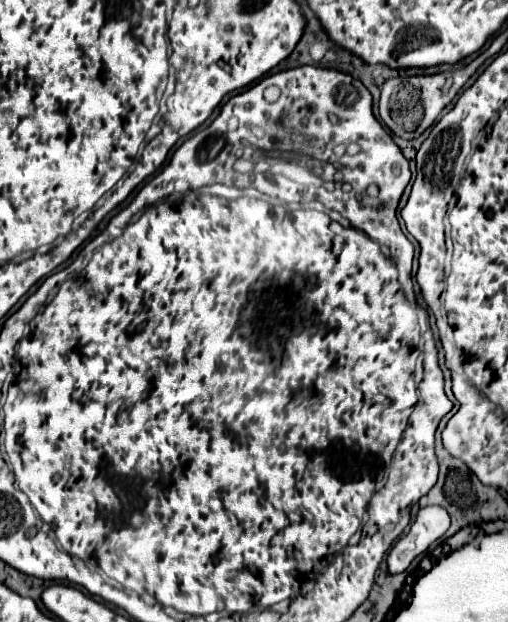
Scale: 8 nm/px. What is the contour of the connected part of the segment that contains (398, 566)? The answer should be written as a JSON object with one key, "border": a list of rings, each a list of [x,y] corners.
{"border":[[[439,505],[423,507],[417,513],[415,523],[411,525],[409,533],[401,537],[395,543],[395,547],[389,551],[387,573],[389,575],[403,573],[411,565],[411,561],[417,555],[421,555],[435,539],[439,539],[449,527],[451,527],[451,517],[443,507]]]}

